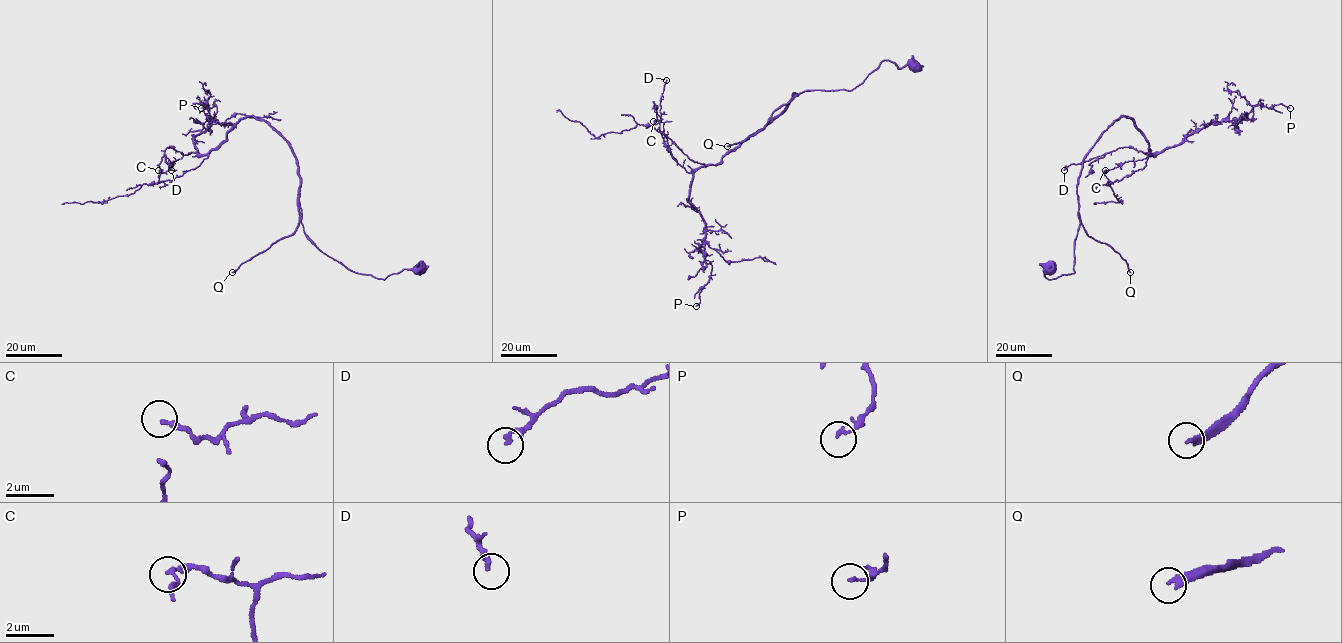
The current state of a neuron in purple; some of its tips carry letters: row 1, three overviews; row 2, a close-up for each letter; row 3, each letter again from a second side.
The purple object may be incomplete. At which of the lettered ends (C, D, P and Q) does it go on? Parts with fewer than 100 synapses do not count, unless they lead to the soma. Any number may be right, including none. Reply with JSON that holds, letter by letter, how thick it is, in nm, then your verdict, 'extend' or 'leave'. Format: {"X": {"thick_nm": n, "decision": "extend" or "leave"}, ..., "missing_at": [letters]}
{"C": {"thick_nm": 240, "decision": "leave"}, "D": {"thick_nm": 200, "decision": "leave"}, "P": {"thick_nm": 130, "decision": "leave"}, "Q": {"thick_nm": 240, "decision": "extend"}, "missing_at": ["Q"]}

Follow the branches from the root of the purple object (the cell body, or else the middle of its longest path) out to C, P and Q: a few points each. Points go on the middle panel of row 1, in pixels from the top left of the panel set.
C: (915, 66), (883, 60), (850, 90), (794, 93), (720, 162), (692, 172), (672, 157), (663, 123), (653, 121)
P: (915, 66), (883, 60), (850, 90), (794, 93), (694, 171), (689, 201), (712, 266), (696, 306)
Q: (915, 66), (898, 68), (883, 60), (850, 90), (803, 92), (780, 106), (762, 129), (727, 146)

